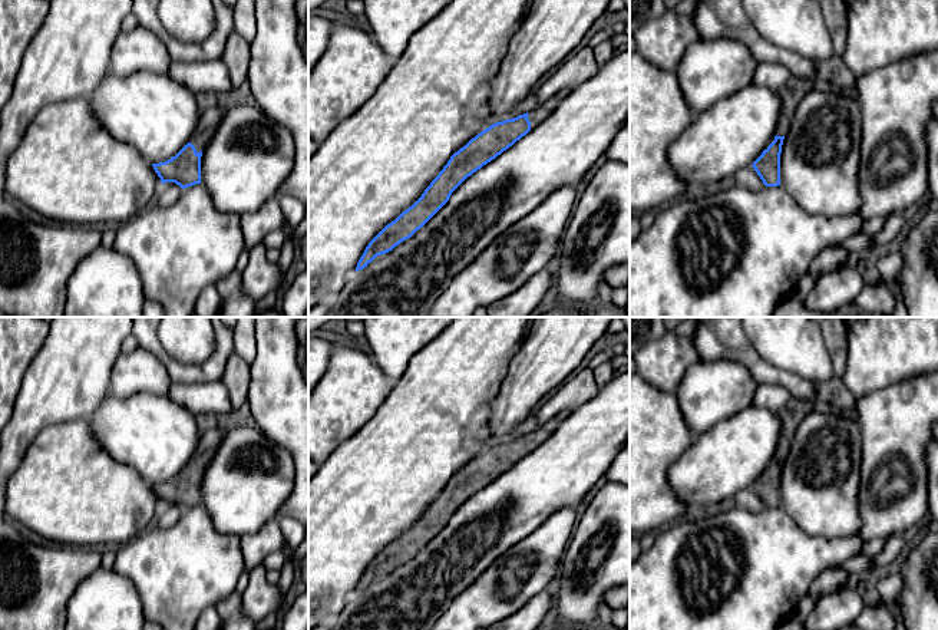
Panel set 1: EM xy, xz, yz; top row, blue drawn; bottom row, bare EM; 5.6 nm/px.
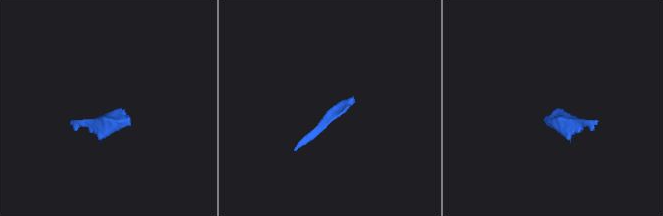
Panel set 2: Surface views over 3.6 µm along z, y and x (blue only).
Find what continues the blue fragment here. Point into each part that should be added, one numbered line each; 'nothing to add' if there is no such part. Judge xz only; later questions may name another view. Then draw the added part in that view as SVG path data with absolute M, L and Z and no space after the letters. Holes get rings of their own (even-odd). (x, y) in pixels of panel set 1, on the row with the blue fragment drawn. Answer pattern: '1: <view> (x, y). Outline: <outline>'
1: xz (537, 114). Outline: M561 90L546 102L539 106L534 106L528 111L528 119L531 122L531 129L538 126L545 118L548 118L559 105L559 102L569 93L571 90Z

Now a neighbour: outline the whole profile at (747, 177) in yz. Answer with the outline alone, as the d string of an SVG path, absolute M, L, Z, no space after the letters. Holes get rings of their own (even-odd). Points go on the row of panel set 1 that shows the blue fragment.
M752 165L740 169L734 175L734 179L739 185L749 188L752 191L756 191L756 189L764 187L763 181L760 179L760 177L757 175L757 172L754 171L754 168Z

